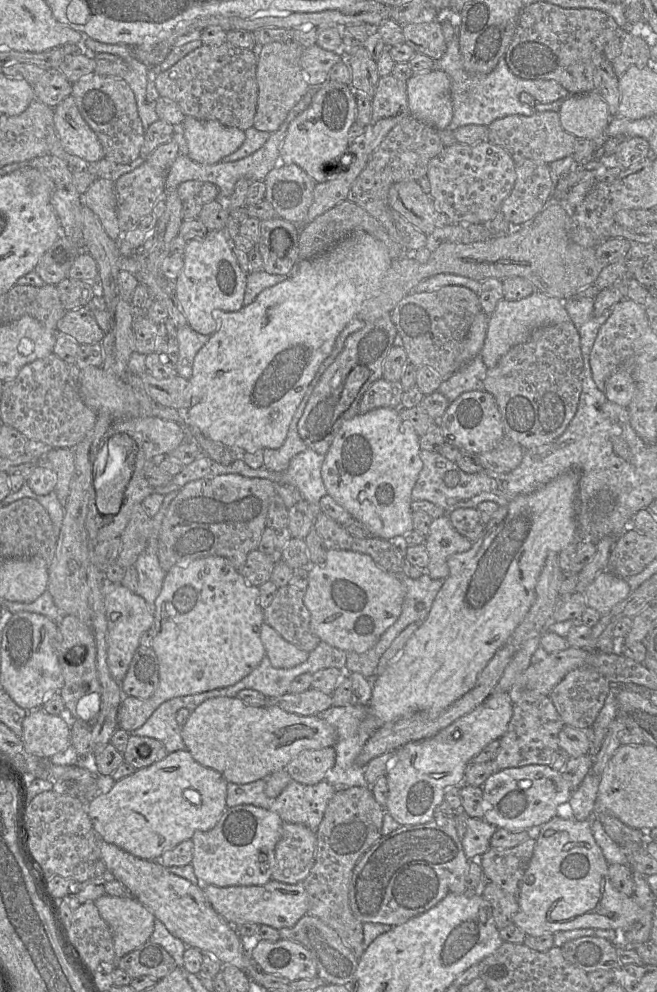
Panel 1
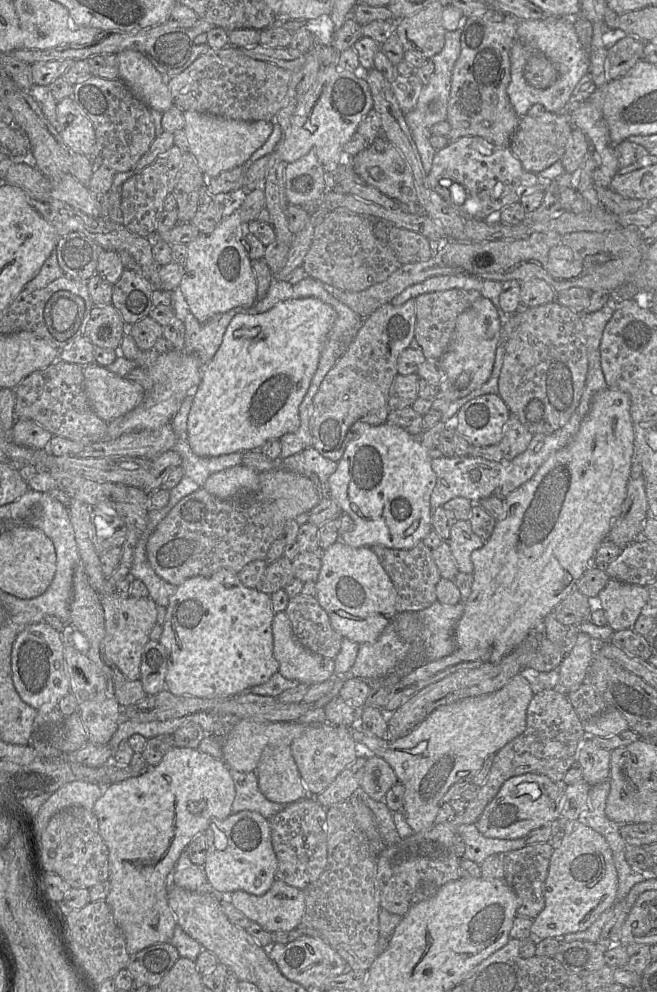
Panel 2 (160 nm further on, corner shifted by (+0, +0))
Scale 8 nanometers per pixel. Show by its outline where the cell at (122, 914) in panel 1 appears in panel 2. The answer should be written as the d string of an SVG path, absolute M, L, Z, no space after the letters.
M173 748L156 766L137 777L103 786L104 793L96 801L93 813L97 817L100 835L109 851L110 891L105 898L113 918L122 932L130 956L160 943L170 943L177 927L176 918L168 905L170 874L180 854L190 841L204 834L214 820L224 820L232 812L235 787L230 769L222 759L215 759L197 749Z

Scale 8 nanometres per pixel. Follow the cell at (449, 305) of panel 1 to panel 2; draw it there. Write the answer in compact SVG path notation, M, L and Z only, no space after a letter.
M449 289L418 296L416 301L416 326L410 348L420 349L425 359L441 359L451 341L457 318L482 295L477 290Z

